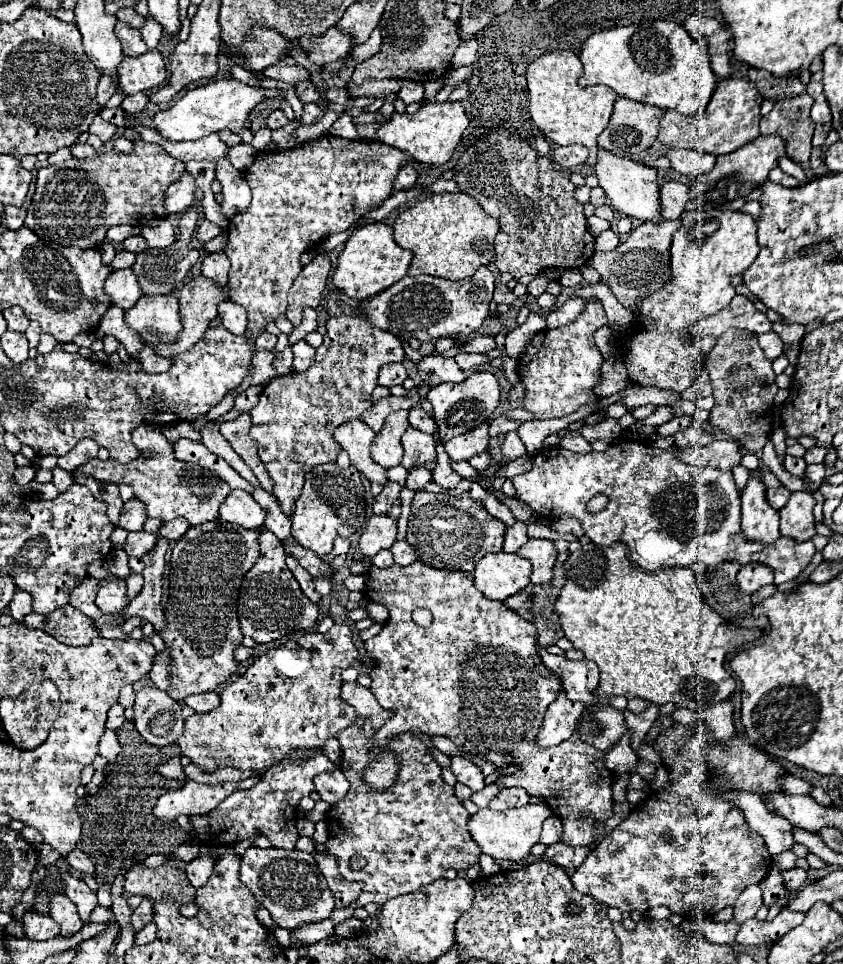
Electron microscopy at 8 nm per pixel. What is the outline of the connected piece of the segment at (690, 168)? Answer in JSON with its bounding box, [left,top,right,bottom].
[664,148,716,180]

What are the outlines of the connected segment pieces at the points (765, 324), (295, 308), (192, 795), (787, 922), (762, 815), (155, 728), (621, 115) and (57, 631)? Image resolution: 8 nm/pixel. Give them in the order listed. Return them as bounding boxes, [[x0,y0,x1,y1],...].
[[694,294,772,338],[286,254,330,326],[154,776,258,820],[738,908,804,944],[724,792,796,856],[134,686,184,746],[598,98,664,156],[22,604,100,646]]

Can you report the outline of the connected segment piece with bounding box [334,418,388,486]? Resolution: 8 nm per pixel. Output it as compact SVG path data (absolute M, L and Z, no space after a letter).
M348 420L346 424L338 426L334 432L334 440L342 446L342 450L348 452L350 462L370 480L378 484L386 484L386 468L380 468L372 458L370 458L370 444L376 434L360 420Z

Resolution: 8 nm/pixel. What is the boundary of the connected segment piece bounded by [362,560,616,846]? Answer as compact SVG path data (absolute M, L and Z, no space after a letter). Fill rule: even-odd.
M416 560L410 566L394 564L388 570L372 566L364 578L364 596L370 602L384 604L390 612L380 634L366 640L364 648L376 662L376 668L372 668L370 672L370 692L376 696L378 704L384 710L392 712L392 716L374 734L372 752L376 756L372 756L372 762L364 770L362 780L374 790L388 790L394 784L400 762L396 754L388 748L388 742L398 734L422 732L426 736L446 736L466 752L482 756L494 766L522 764L522 770L518 774L502 776L498 784L502 788L522 784L520 788L524 788L530 796L542 796L544 802L552 802L552 814L558 816L566 828L562 834L562 842L570 846L590 844L590 840L594 838L594 822L606 822L608 816L612 816L612 784L616 782L616 774L604 766L604 752L576 738L566 740L560 746L546 748L544 752L536 748L536 736L544 720L544 712L562 690L560 676L542 664L536 644L536 626L506 608L504 602L488 600L474 586L470 572L438 570ZM420 606L430 608L434 616L428 628L414 624L410 618L414 608Z

